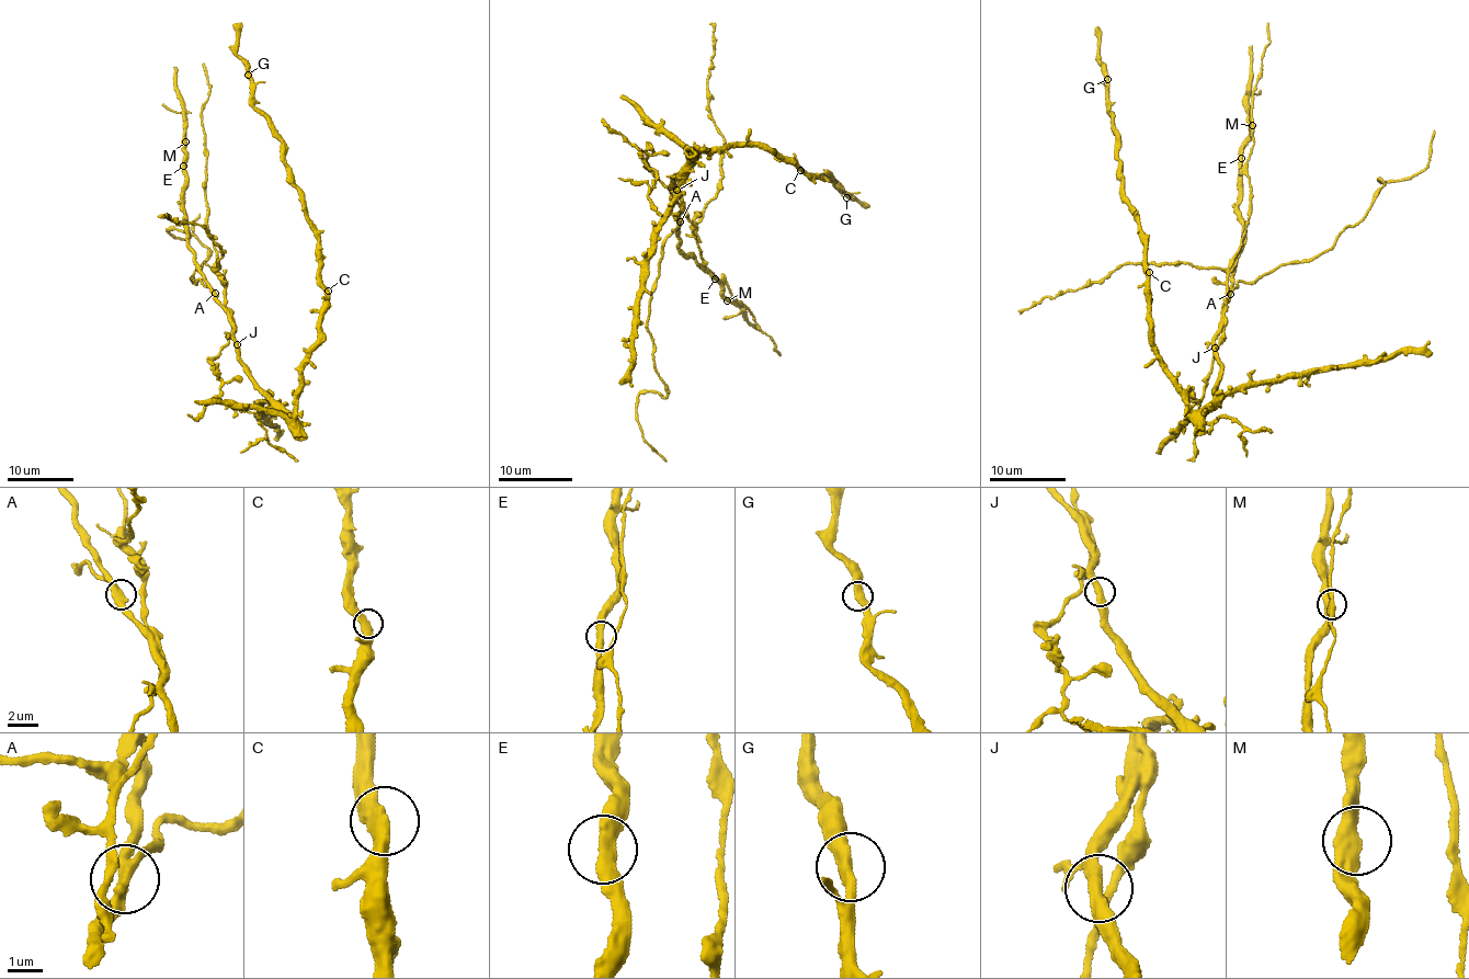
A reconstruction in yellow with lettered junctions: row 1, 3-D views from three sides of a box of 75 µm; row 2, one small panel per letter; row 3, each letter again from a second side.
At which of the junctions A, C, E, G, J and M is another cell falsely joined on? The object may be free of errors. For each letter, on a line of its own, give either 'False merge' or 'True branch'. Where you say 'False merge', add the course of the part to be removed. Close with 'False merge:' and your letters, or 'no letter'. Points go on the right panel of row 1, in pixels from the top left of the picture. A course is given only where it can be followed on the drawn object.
A: False merge. Course of the part to remove: (1230, 294), (1238, 282), (1329, 249), (1363, 218), (1385, 184), (1379, 179), (1423, 171), (1433, 129)
C: True branch
E: True branch
G: True branch
J: True branch
M: True branch
False merge: A

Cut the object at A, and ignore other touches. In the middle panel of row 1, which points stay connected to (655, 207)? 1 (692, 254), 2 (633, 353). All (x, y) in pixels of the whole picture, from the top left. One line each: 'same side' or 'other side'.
1: same side
2: same side

